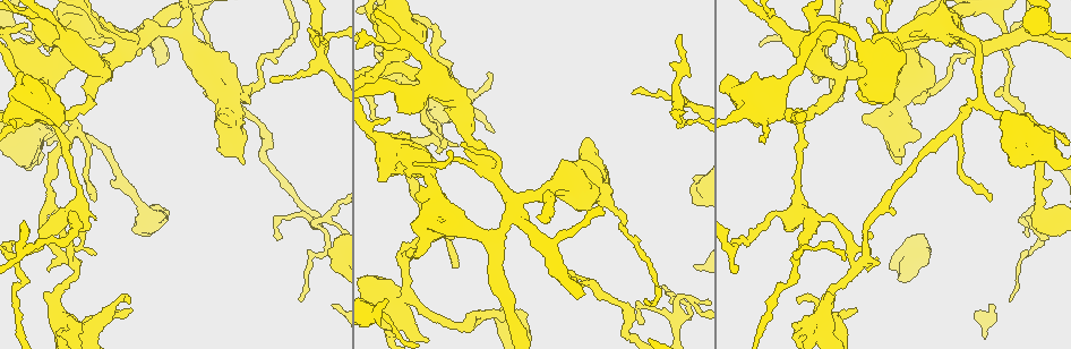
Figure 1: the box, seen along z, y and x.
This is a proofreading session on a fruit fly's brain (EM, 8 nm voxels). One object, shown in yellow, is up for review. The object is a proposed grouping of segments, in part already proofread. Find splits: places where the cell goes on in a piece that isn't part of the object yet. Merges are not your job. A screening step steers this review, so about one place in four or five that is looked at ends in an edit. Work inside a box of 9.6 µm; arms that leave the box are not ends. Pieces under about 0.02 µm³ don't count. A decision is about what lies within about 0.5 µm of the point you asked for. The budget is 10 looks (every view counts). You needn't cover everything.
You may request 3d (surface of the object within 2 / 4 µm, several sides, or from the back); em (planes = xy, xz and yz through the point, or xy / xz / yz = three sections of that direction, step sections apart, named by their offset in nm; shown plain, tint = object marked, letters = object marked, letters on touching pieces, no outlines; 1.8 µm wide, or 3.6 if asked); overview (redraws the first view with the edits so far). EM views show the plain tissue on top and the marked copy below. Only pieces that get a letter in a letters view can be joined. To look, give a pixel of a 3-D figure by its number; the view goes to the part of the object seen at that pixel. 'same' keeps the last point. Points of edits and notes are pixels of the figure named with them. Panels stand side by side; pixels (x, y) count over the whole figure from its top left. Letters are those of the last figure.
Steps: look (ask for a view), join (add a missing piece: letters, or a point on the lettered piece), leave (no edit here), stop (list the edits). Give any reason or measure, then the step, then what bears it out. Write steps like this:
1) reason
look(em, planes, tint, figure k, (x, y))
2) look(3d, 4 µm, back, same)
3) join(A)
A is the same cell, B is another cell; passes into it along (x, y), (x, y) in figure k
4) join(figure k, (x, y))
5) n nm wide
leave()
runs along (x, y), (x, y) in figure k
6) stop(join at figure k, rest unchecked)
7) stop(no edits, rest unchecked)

look(3d, 4 µm, figure 1, (805, 326))

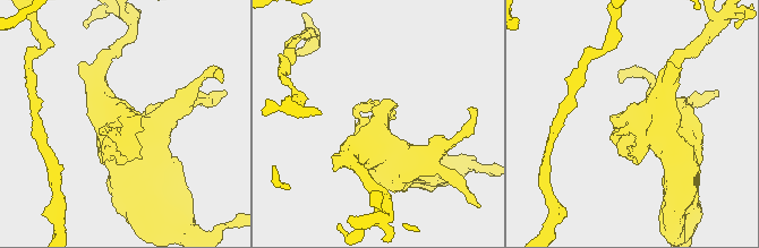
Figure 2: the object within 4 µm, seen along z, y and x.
look(em, 3.6 µm, xz, step 8, tint, figure 2, (627, 123))

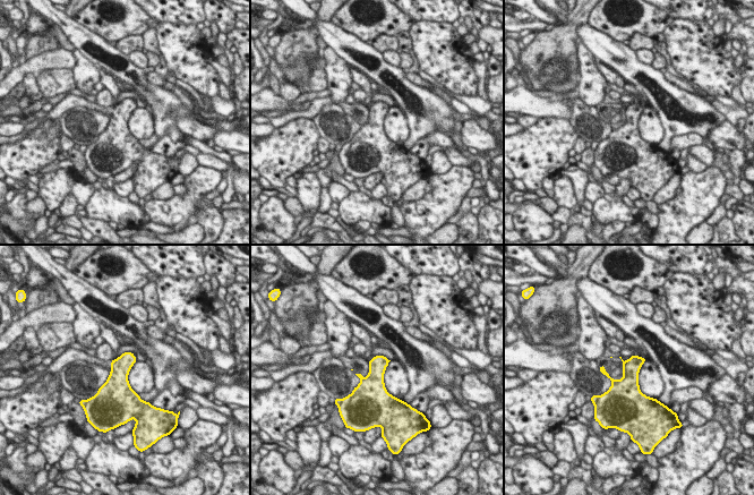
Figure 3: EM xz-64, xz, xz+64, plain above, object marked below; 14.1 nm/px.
see the neighbours
look(em, 3.6 µm, xz, step 8, letters, same)

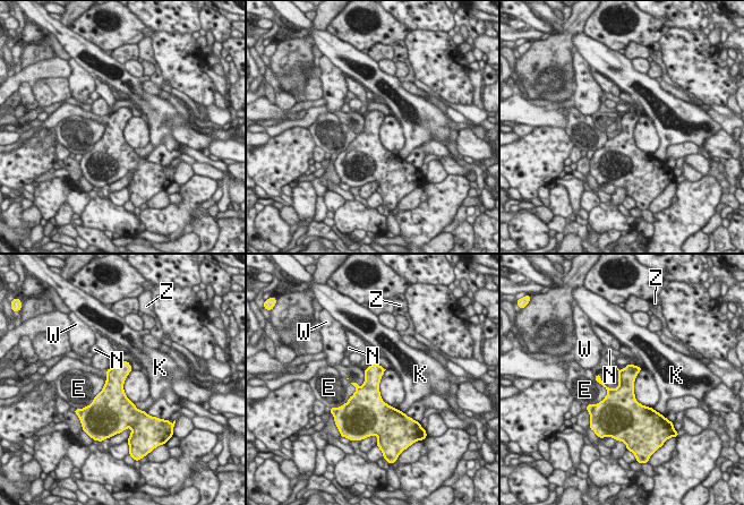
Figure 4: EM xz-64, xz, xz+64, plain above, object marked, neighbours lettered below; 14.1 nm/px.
280 nm wide
leave()
E, K, N, W and Z are other cells; border along (593, 376), (607, 391), (596, 404) in figure 4; no lettered piece goes on from it

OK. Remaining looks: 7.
sharp bend
look(3d, 4 µm, figure 1, (979, 97))

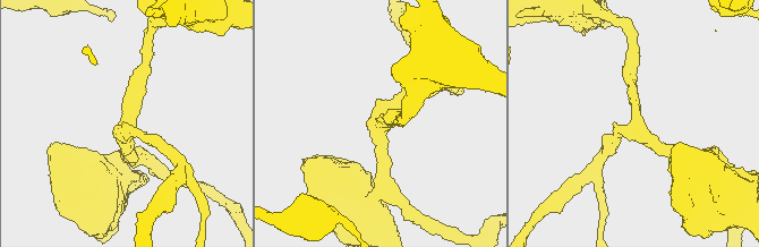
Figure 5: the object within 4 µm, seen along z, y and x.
3 arms; arms of 190, 220, 220 nm; shape alone is not enough
look(em, planes, tint, figure 5, (382, 123))

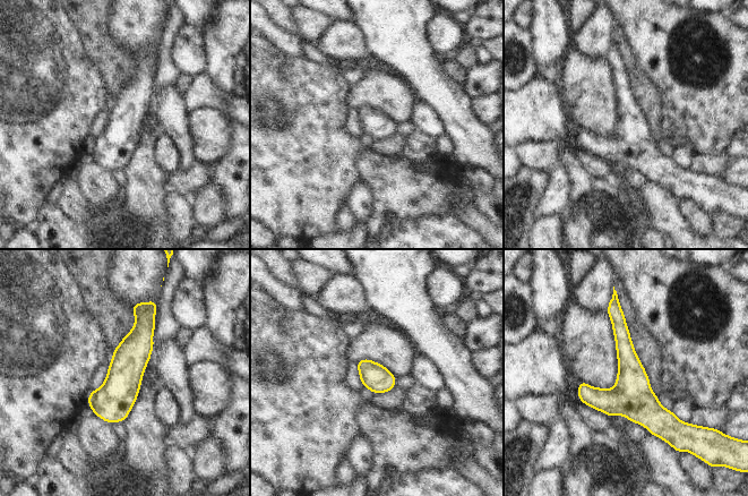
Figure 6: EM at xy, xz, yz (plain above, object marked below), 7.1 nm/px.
what lies round it
look(em, planes, letters, same)

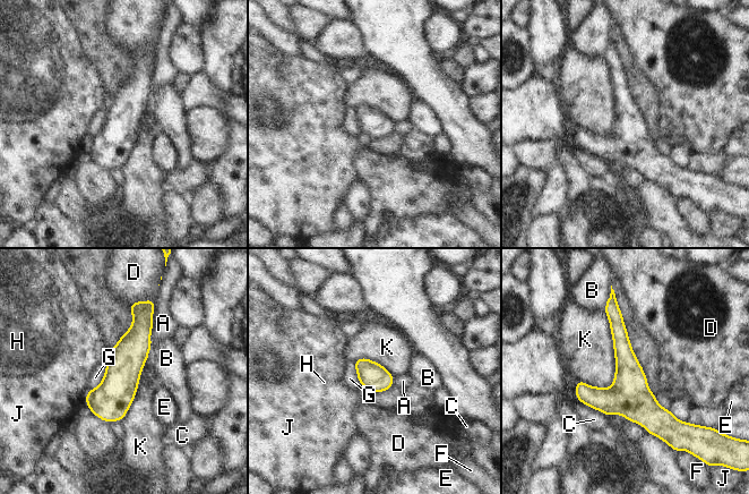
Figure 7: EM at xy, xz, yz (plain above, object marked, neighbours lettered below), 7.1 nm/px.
K touches over 550 nm
leave()
A, B, C, D, E, F, G, H, J and K are other cells; no lettered piece goes on from it

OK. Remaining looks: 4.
look(em, xy, step 16, tint, figure 1, (70, 169))

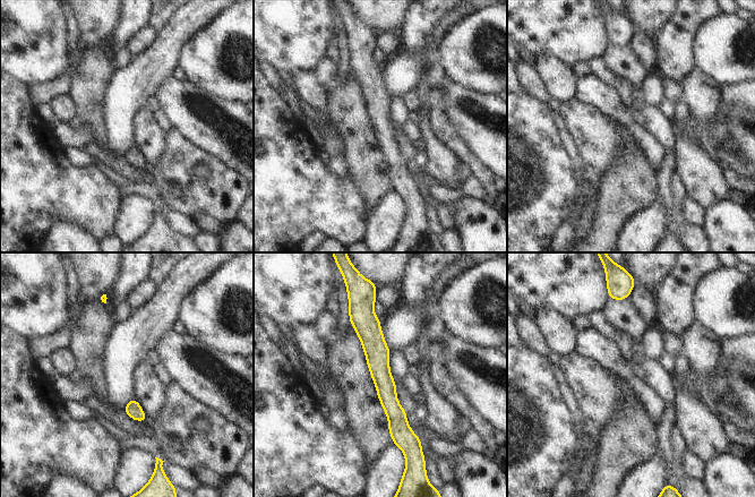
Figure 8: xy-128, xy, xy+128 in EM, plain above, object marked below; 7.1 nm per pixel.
another direction
look(em, yz, step 16, tint, same)

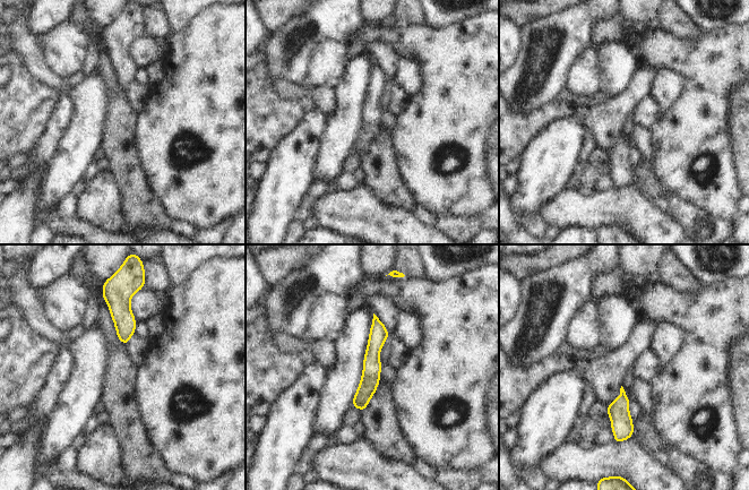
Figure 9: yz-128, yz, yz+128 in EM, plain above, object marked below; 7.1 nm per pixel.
what lies round it
look(em, yz, step 16, letters, same)

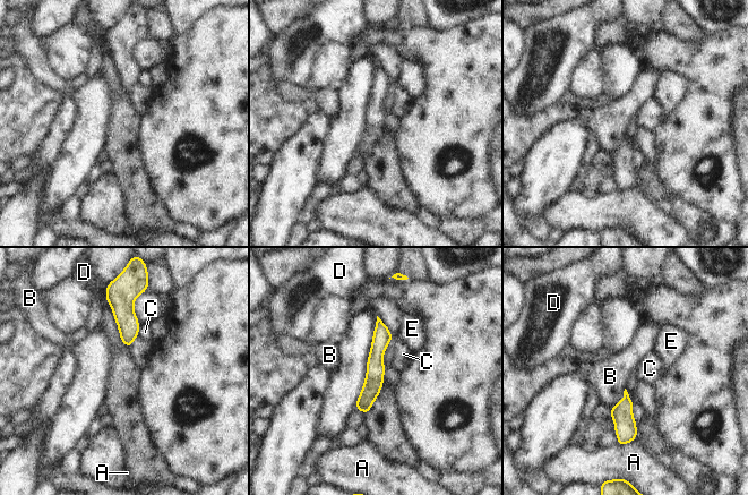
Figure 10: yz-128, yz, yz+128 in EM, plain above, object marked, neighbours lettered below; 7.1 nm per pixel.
leave()
A, B, C, D and E are other cells; border along (625, 387), (622, 398), (608, 411) in figure 10; none of them fits

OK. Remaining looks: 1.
stop(no edits, rest unchecked)

